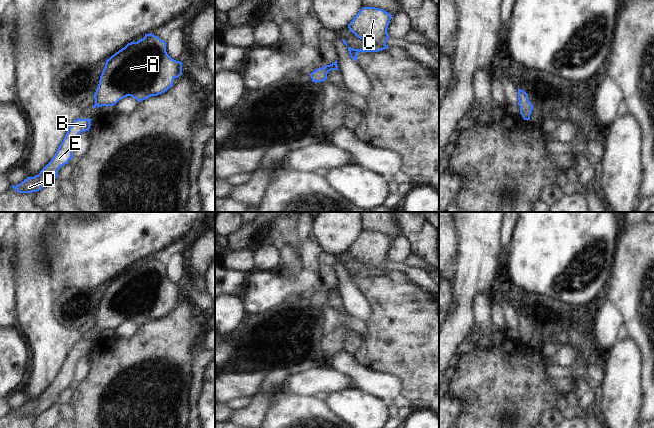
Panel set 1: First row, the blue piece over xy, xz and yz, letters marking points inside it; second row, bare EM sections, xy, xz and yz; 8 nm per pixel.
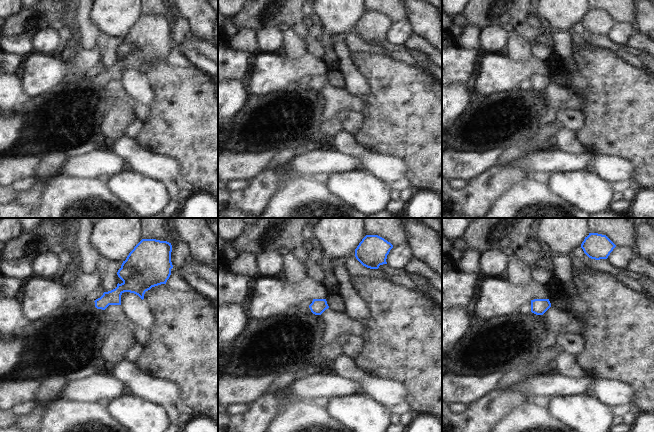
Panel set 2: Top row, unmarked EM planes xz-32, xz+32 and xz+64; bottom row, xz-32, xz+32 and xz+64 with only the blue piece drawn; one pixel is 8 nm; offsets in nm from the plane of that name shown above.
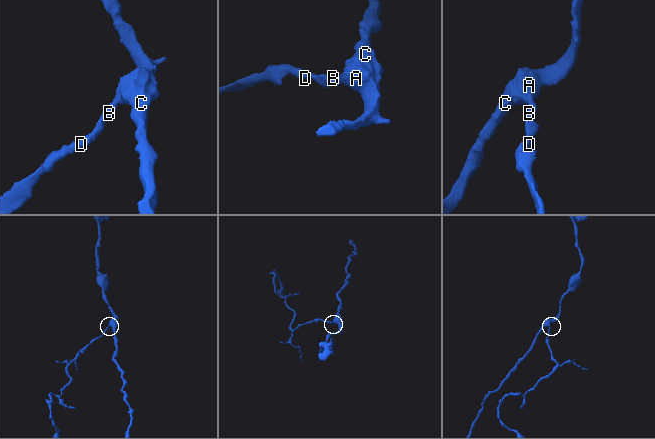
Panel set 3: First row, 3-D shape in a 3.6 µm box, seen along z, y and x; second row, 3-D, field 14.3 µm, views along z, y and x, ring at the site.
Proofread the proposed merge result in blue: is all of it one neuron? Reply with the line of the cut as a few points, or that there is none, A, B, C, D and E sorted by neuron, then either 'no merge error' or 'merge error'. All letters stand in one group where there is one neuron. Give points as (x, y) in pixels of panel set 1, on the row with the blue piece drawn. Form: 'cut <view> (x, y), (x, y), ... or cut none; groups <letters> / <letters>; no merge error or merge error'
cut none; groups A B C D E; no merge error

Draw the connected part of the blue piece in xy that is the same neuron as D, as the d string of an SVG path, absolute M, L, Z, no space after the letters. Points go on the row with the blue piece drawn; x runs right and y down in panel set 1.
M92 119L74 120L68 129L63 141L51 161L34 177L27 177L19 185L12 185L15 191L19 193L32 193L41 190L57 178L59 168L68 164L73 158L72 151L75 138L83 131L89 131Z

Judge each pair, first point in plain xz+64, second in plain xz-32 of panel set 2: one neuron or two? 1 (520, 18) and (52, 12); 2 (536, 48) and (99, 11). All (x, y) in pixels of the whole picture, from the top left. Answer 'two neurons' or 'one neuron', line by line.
1: one neuron
2: two neurons

